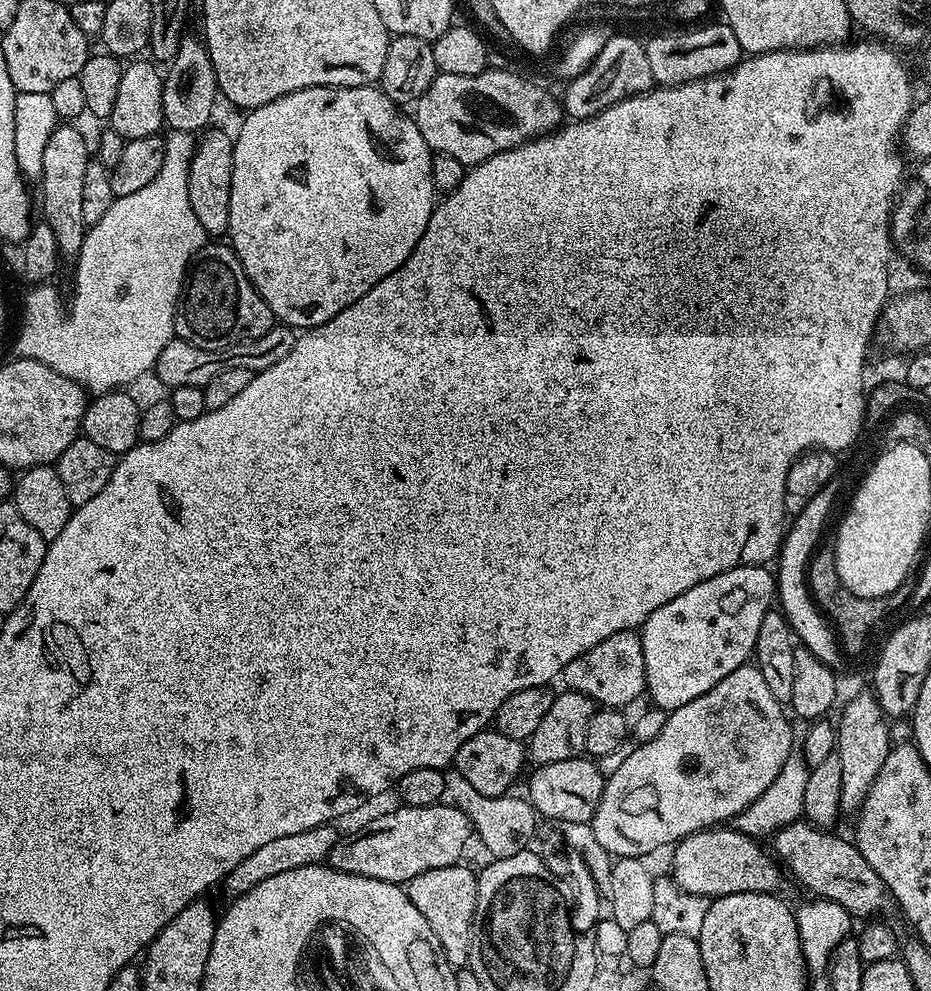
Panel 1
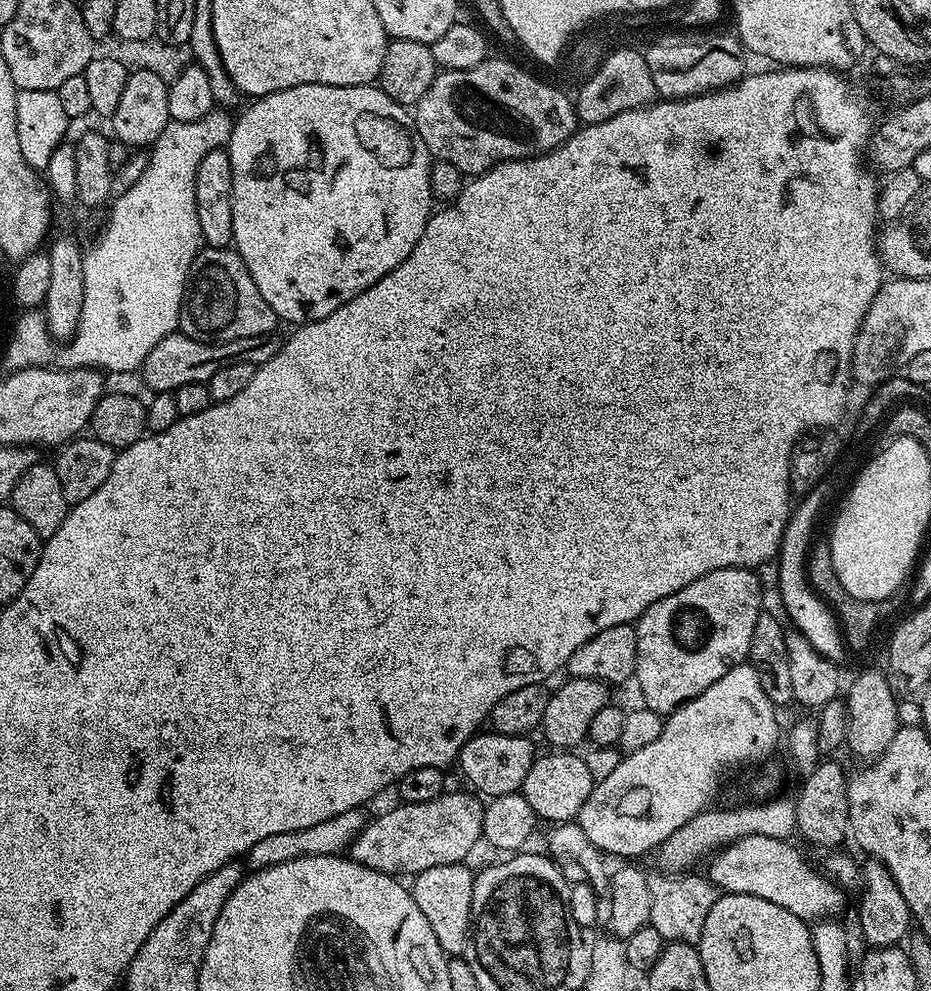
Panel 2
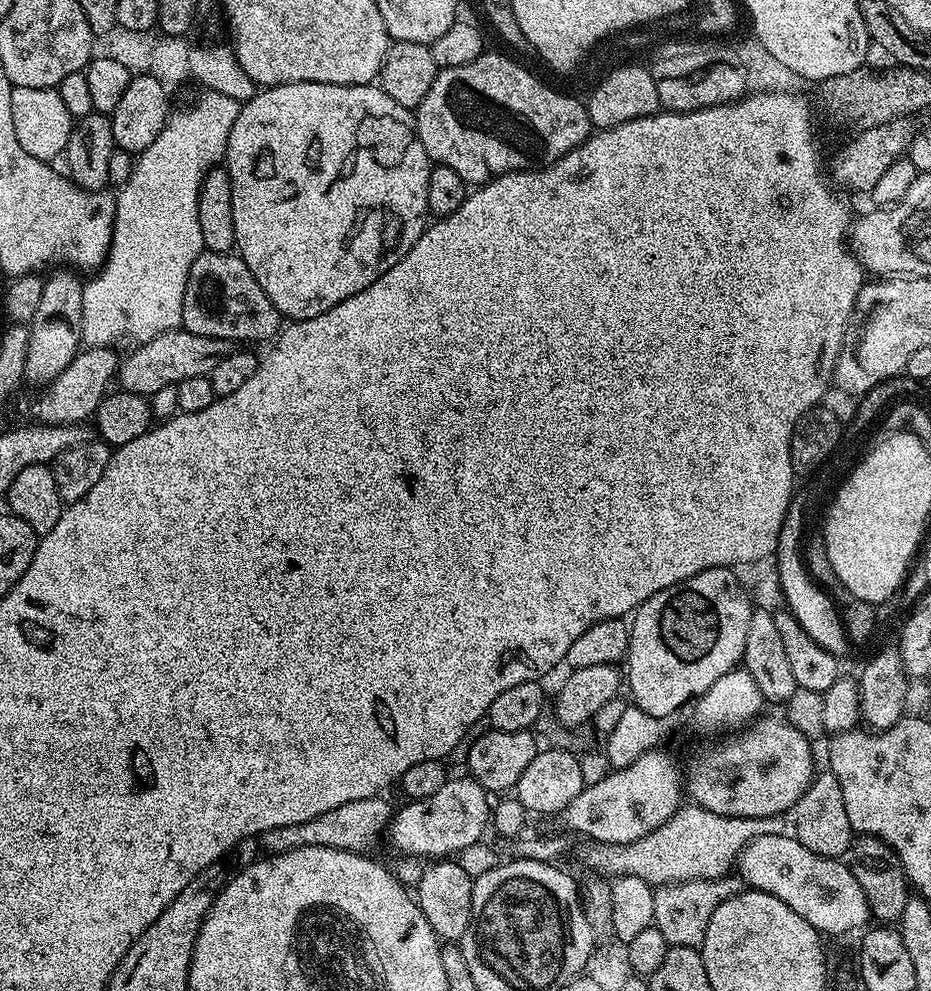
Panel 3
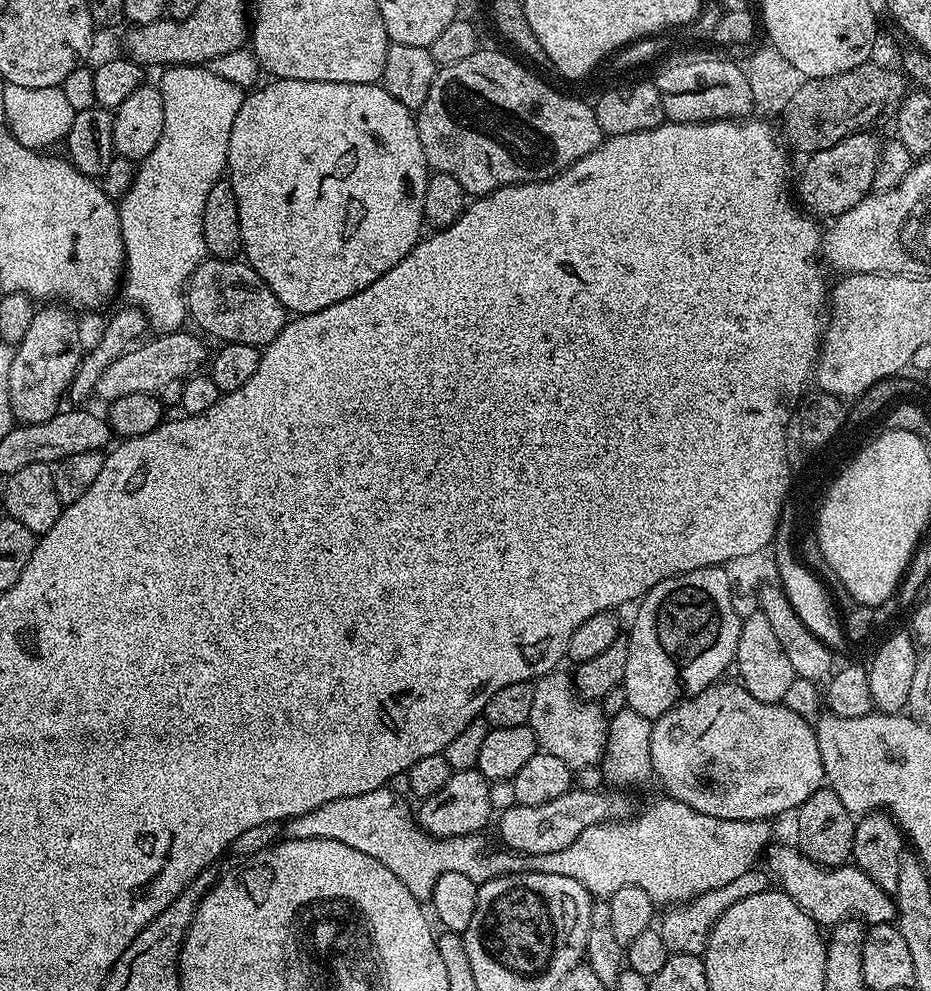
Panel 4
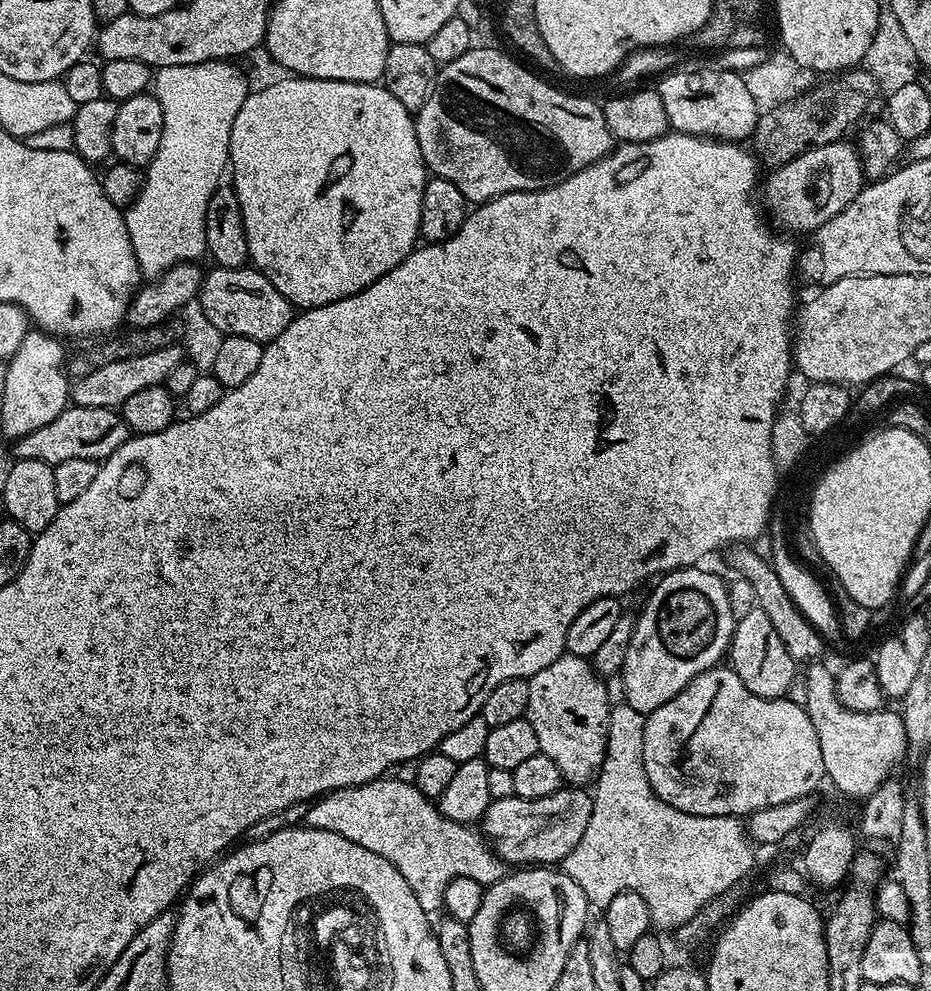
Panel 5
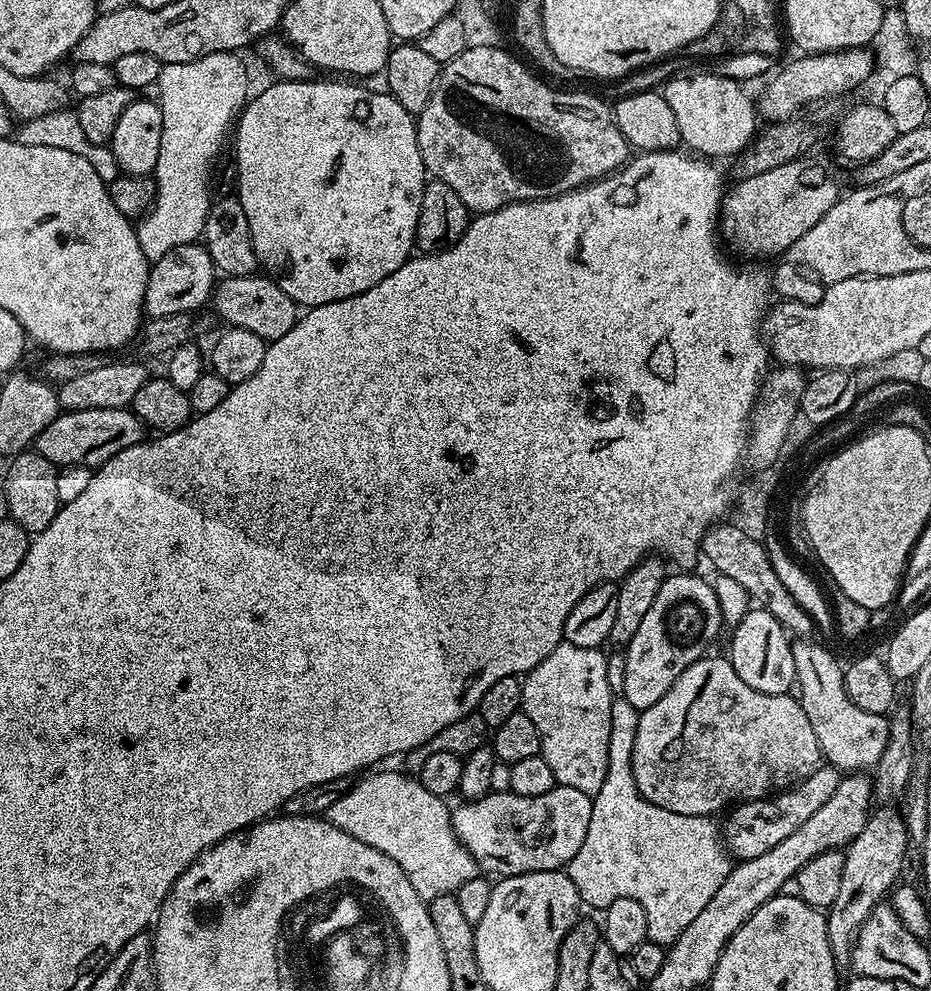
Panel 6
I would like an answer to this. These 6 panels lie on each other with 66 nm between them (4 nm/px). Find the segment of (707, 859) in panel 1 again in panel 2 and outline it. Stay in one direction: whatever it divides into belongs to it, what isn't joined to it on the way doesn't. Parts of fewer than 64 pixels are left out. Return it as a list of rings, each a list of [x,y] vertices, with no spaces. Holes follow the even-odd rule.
[[[762,834],[743,836],[733,844],[727,844],[707,861],[706,876],[721,893],[750,894],[754,898],[766,898],[782,910],[790,910],[805,922],[819,922],[839,917],[844,908],[845,889],[828,879],[788,840],[770,838]]]

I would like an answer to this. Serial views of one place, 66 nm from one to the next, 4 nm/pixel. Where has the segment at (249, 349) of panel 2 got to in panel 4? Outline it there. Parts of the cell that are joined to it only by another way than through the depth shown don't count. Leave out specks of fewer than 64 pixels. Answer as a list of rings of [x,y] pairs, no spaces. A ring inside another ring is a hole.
[[[181,330],[156,334],[153,340],[145,339],[137,343],[112,362],[102,378],[98,378],[95,395],[101,396],[104,402],[111,402],[126,394],[158,394],[162,386],[175,380],[185,381],[189,376],[199,373],[200,363],[204,360],[204,348],[200,345],[201,337],[196,336],[191,336],[188,330]]]

